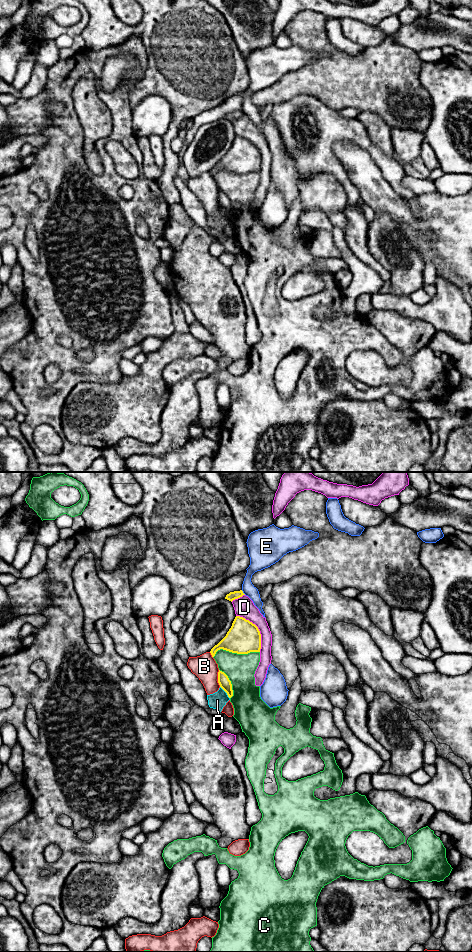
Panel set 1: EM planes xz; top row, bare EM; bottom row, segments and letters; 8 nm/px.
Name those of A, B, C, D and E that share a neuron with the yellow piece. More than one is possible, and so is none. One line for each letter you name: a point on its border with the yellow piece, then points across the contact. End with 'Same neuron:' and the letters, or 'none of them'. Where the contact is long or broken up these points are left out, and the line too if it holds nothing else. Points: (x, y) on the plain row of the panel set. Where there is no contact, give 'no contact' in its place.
Same neuron: none of them

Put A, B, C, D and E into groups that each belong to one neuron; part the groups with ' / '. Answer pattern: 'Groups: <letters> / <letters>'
Groups: A / B / C / D / E

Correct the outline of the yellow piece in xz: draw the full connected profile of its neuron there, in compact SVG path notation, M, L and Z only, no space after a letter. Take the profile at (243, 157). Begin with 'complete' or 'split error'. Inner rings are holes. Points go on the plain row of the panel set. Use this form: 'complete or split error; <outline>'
complete; M236 136L226 156L211 169L212 177L220 169L237 174L260 172L261 154L258 147L249 140Z

